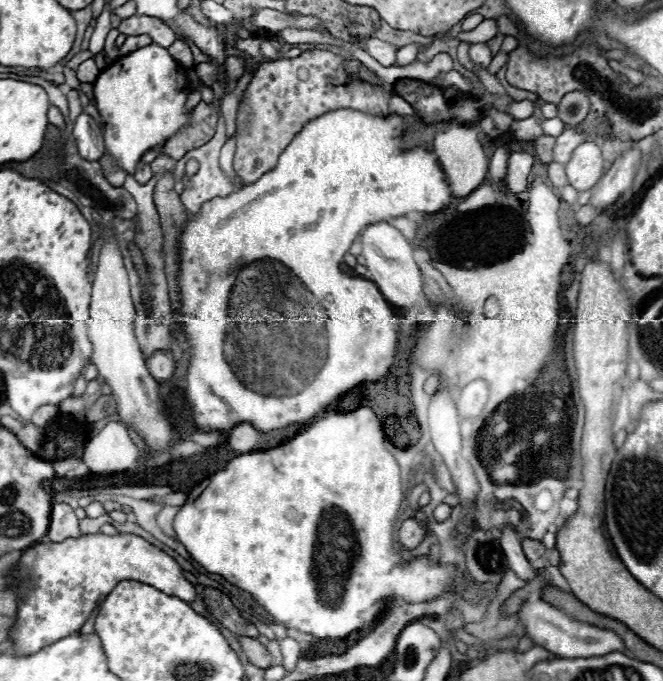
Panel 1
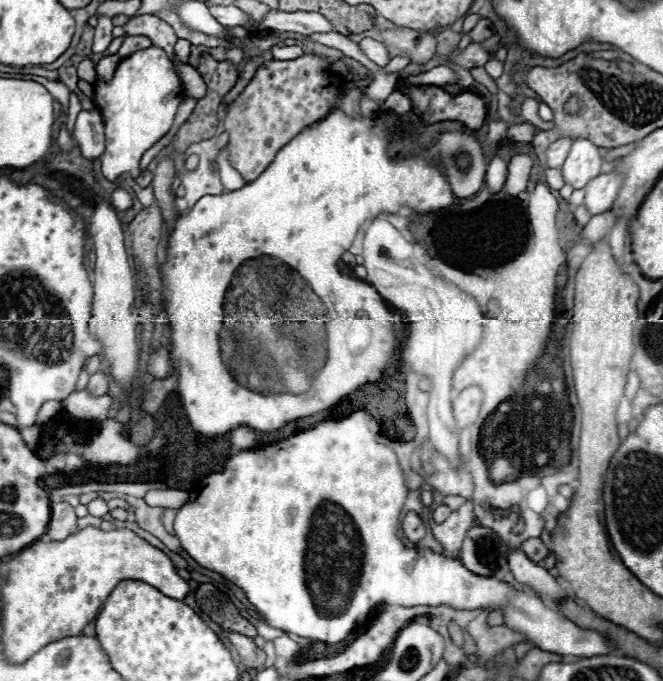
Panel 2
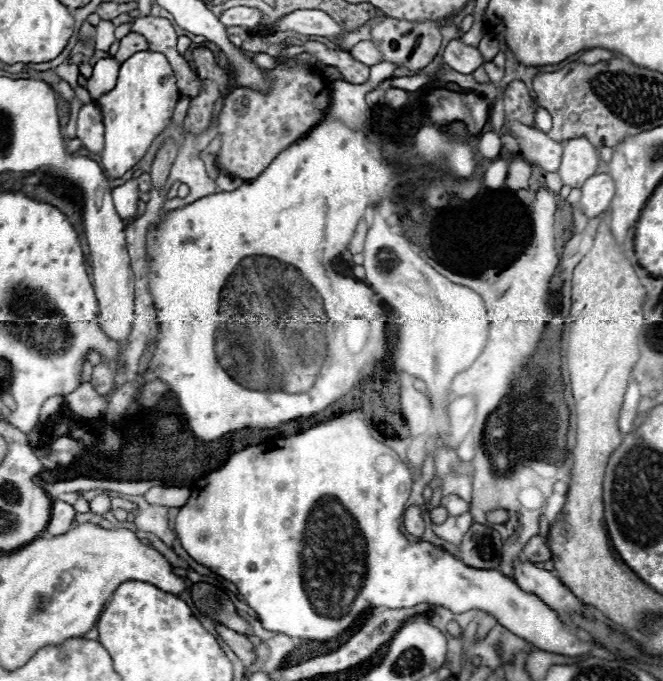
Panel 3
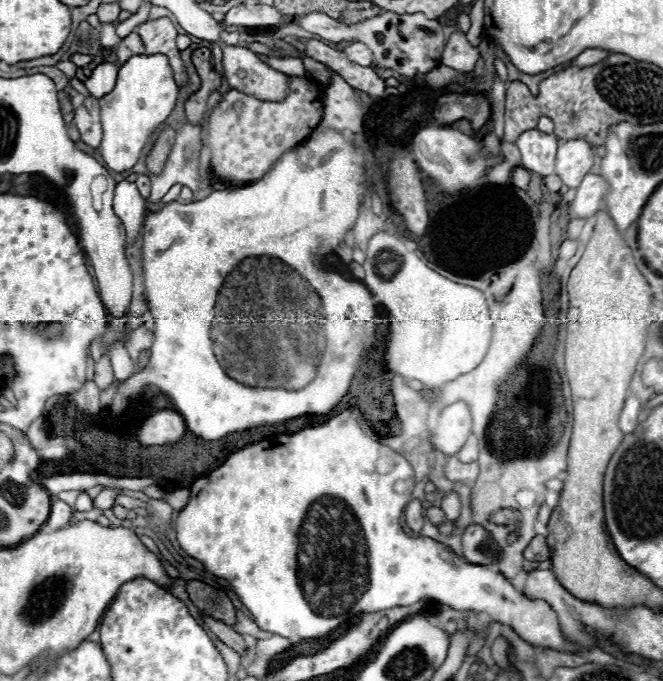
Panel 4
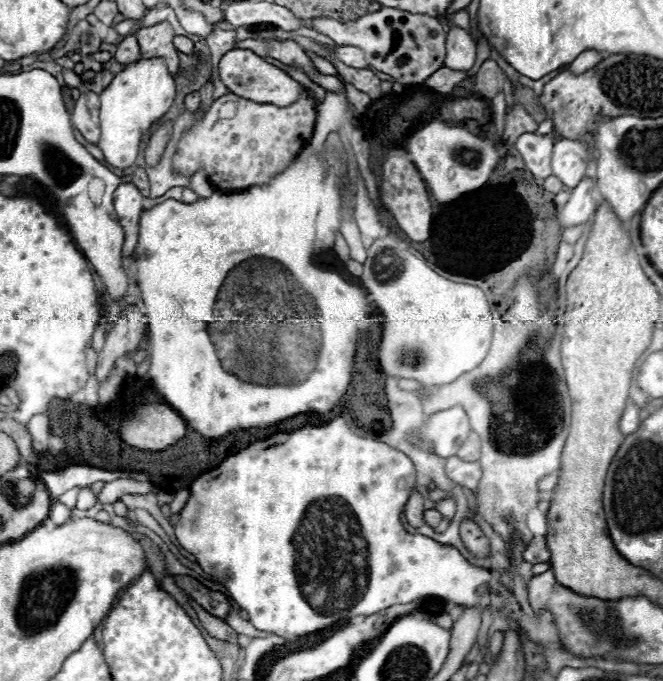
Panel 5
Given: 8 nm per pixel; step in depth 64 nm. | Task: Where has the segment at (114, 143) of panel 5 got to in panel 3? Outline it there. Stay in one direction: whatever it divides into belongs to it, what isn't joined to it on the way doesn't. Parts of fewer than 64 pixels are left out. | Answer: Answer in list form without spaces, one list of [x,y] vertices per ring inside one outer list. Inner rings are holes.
[[[136,52],[120,66],[116,88],[102,94],[96,102],[102,108],[104,118],[104,150],[102,168],[110,178],[120,178],[124,172],[136,166],[146,154],[152,140],[170,124],[174,106],[180,98],[174,72],[160,52]]]

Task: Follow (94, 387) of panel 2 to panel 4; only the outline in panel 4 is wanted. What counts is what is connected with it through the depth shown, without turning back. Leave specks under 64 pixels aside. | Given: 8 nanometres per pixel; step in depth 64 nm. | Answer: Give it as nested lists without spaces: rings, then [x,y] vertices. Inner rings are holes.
[[[104,352],[100,356],[100,360],[96,362],[96,374],[94,374],[94,382],[98,384],[100,390],[108,388],[114,382],[114,374],[112,374],[112,364],[110,364],[110,354]]]

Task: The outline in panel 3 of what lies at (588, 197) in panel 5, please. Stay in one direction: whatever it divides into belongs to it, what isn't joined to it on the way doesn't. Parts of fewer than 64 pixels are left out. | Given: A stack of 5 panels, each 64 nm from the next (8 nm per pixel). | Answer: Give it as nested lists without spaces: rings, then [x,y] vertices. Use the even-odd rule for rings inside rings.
[[[594,174],[582,186],[582,196],[578,202],[578,210],[588,218],[596,218],[608,210],[608,204],[614,196],[614,184],[608,174]]]

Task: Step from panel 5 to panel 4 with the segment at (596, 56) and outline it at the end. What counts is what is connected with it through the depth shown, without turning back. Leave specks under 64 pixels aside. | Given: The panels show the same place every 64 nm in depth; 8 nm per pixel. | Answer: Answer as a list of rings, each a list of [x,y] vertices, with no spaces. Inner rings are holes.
[[[590,48],[590,50],[584,50],[572,64],[578,66],[578,68],[586,68],[586,66],[592,66],[592,64],[598,64],[600,60],[604,60],[610,52],[606,50],[598,50],[598,48]]]

